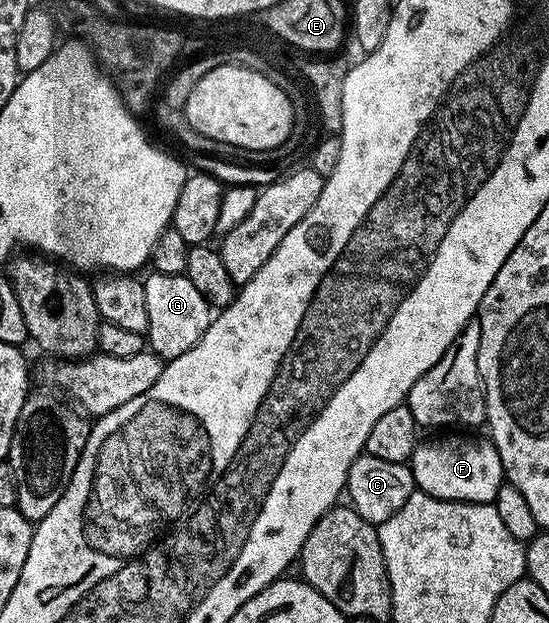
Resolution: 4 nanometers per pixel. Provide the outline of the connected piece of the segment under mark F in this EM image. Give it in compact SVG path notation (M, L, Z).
M442 434L439 440L423 439L415 446L408 467L417 491L441 500L463 500L469 504L493 504L504 473L493 440L473 440L470 434Z

